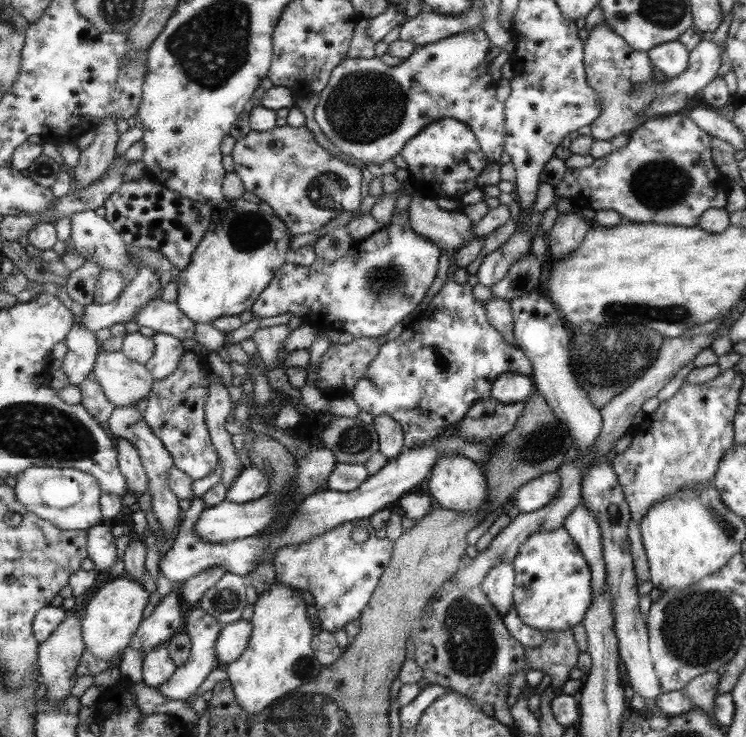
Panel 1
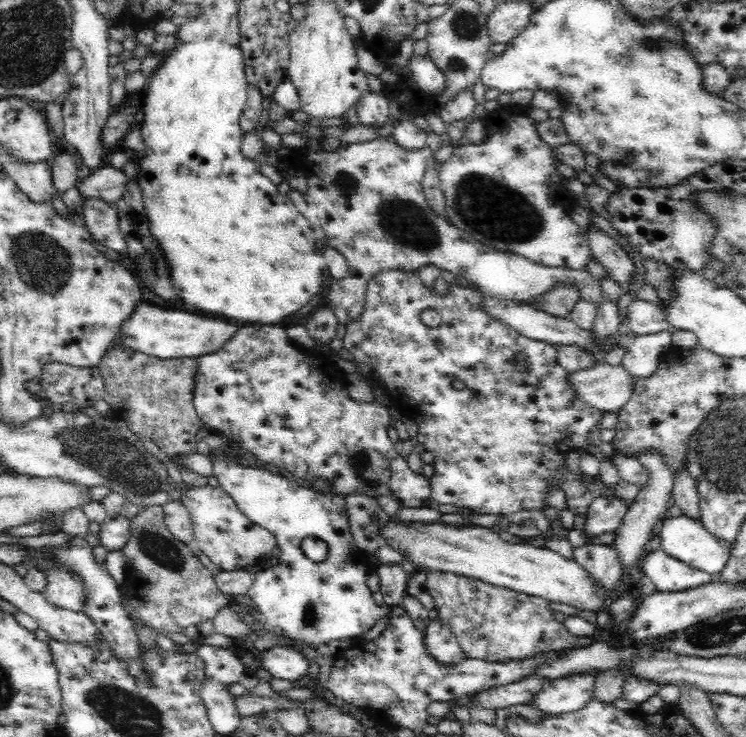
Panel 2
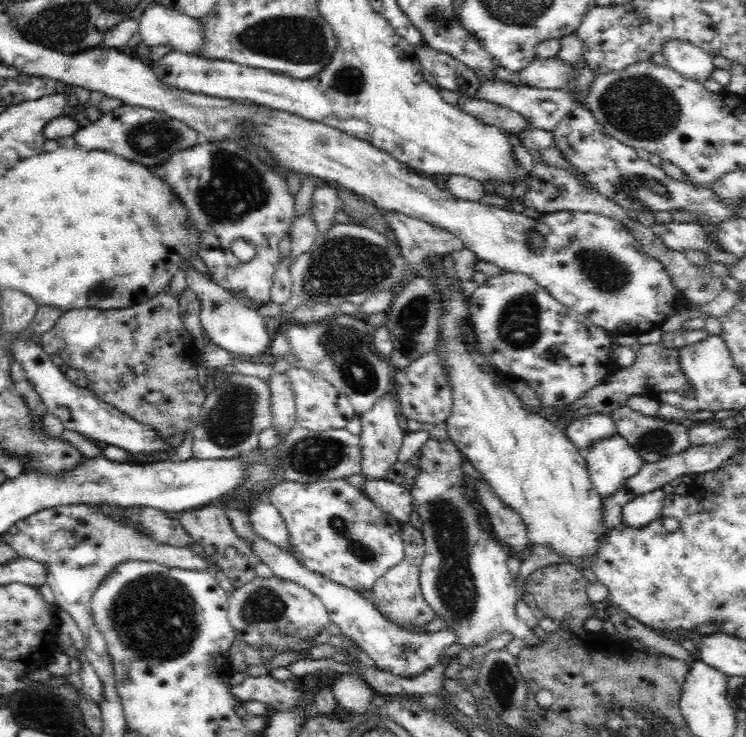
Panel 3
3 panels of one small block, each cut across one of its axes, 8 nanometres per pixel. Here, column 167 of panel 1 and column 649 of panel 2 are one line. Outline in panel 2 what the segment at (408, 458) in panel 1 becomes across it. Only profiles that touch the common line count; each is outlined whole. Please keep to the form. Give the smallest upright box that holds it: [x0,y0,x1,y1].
[638,548,713,592]

